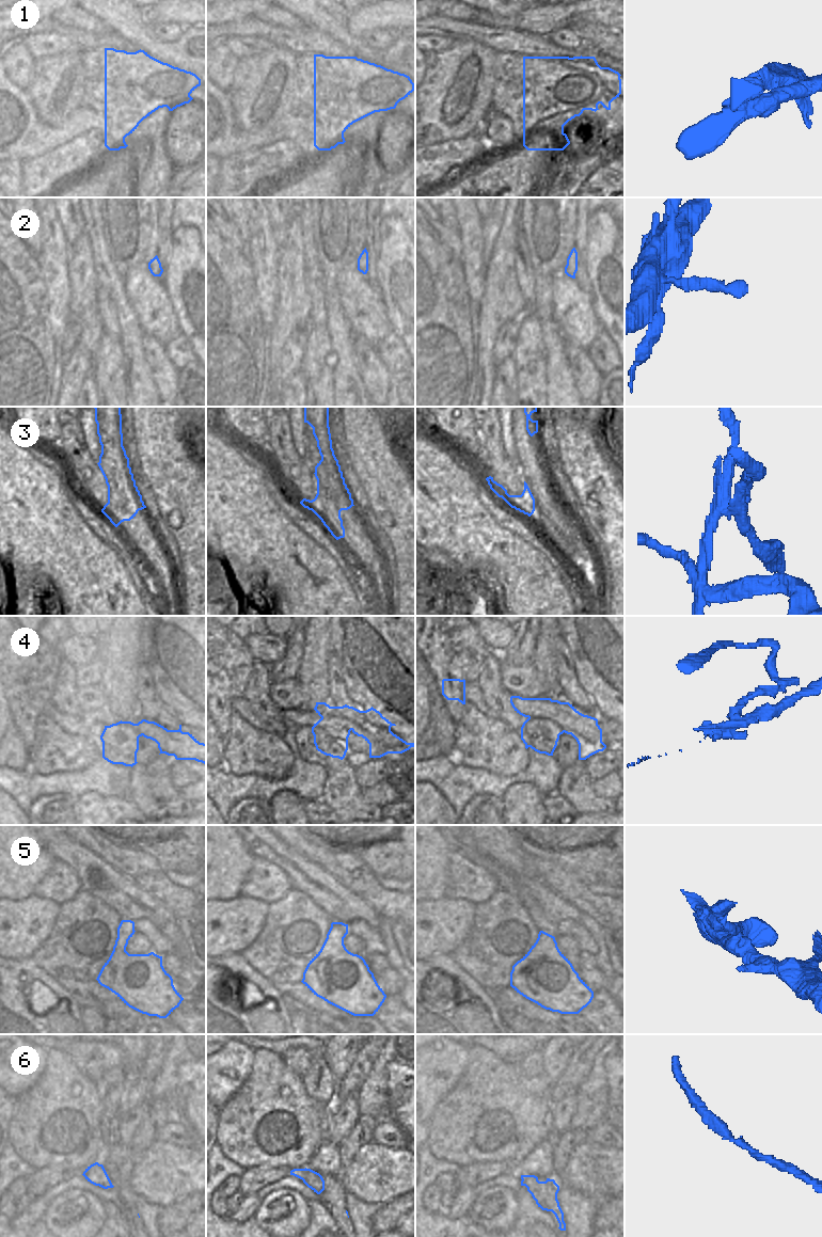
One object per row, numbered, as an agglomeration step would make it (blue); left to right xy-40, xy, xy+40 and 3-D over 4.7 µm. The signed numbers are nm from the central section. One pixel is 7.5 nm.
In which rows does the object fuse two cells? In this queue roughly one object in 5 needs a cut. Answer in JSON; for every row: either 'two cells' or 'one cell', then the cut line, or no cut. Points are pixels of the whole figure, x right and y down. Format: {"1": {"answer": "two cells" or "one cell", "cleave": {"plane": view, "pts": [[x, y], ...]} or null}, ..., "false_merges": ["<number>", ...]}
{"1": {"answer": "two cells", "cleave": {"plane": "xy+40", "pts": [[563, 132], [548, 135], [538, 141], [523, 138]]}}, "2": {"answer": "one cell", "cleave": null}, "3": {"answer": "two cells", "cleave": {"plane": "xy", "pts": [[312, 501], [313, 505], [310, 509]]}}, "4": {"answer": "two cells", "cleave": {"plane": "xy+40", "pts": [[528, 717], [553, 720], [564, 731]]}}, "5": {"answer": "one cell", "cleave": null}, "6": {"answer": "one cell", "cleave": null}, "false_merges": ["1", "3", "4"]}

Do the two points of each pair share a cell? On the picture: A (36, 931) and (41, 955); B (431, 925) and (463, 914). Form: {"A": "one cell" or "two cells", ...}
{"A": "two cells", "B": "one cell"}

